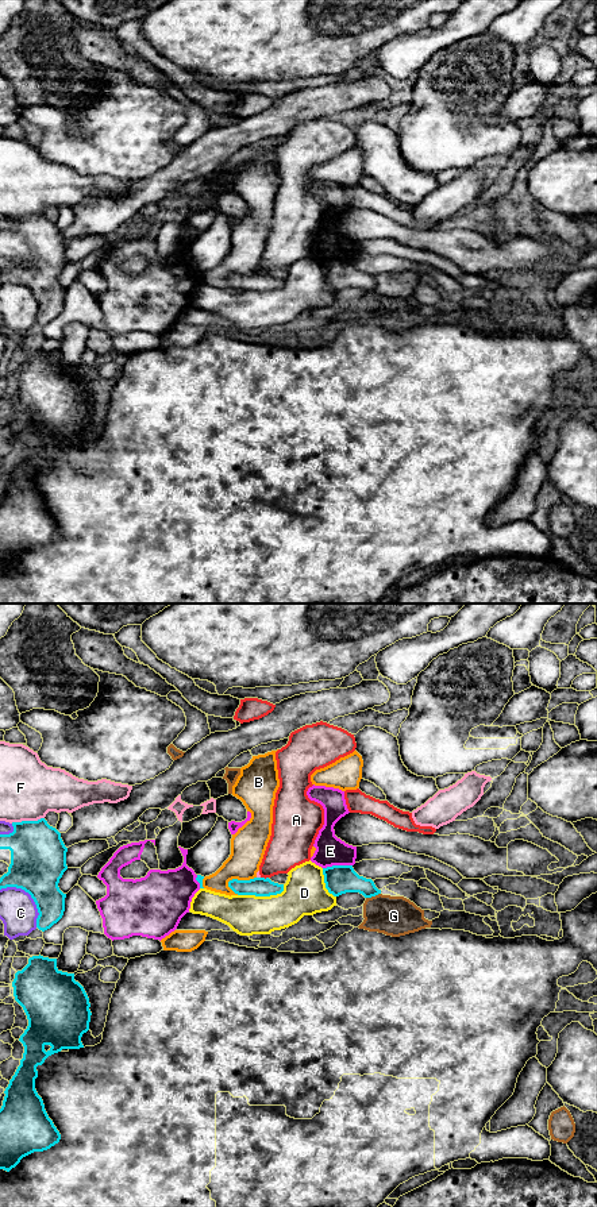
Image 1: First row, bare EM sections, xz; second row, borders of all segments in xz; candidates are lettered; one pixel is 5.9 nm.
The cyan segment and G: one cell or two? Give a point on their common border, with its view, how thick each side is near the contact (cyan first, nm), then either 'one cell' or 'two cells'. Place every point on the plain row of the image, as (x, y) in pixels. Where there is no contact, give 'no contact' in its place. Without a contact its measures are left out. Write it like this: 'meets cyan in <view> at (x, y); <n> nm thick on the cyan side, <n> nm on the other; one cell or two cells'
meets cyan in xz at (373, 290); 180 nm thick on the cyan side, 240 nm on the other; two cells

